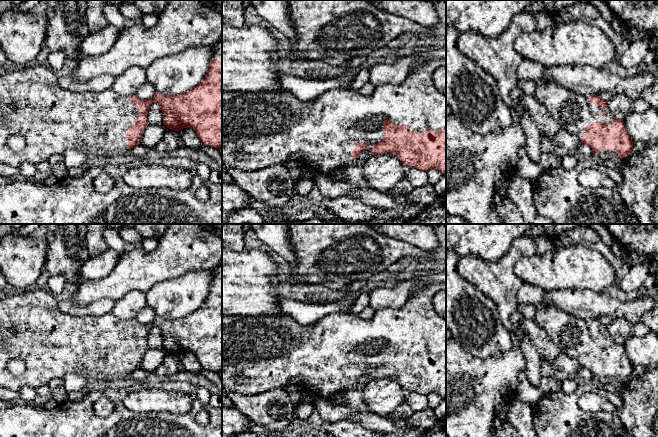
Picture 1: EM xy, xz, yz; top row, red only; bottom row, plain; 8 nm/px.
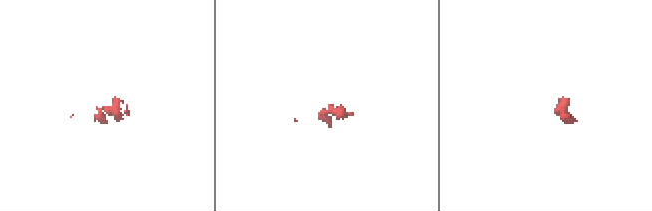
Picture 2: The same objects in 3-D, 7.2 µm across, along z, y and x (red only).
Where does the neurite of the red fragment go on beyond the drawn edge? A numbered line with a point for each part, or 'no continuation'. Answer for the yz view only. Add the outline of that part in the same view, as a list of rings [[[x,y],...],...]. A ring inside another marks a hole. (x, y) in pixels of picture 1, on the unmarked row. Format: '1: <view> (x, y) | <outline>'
1: yz (573, 335) | [[[537,307],[534,322],[540,326],[561,352],[577,359],[581,365],[584,353],[592,346],[611,347],[613,338],[591,328],[586,320],[556,307]]]

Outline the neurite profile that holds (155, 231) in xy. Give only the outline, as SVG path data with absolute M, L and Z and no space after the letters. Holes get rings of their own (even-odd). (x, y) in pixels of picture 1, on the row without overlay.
M135 224L135 229L143 238L159 240L169 224Z

